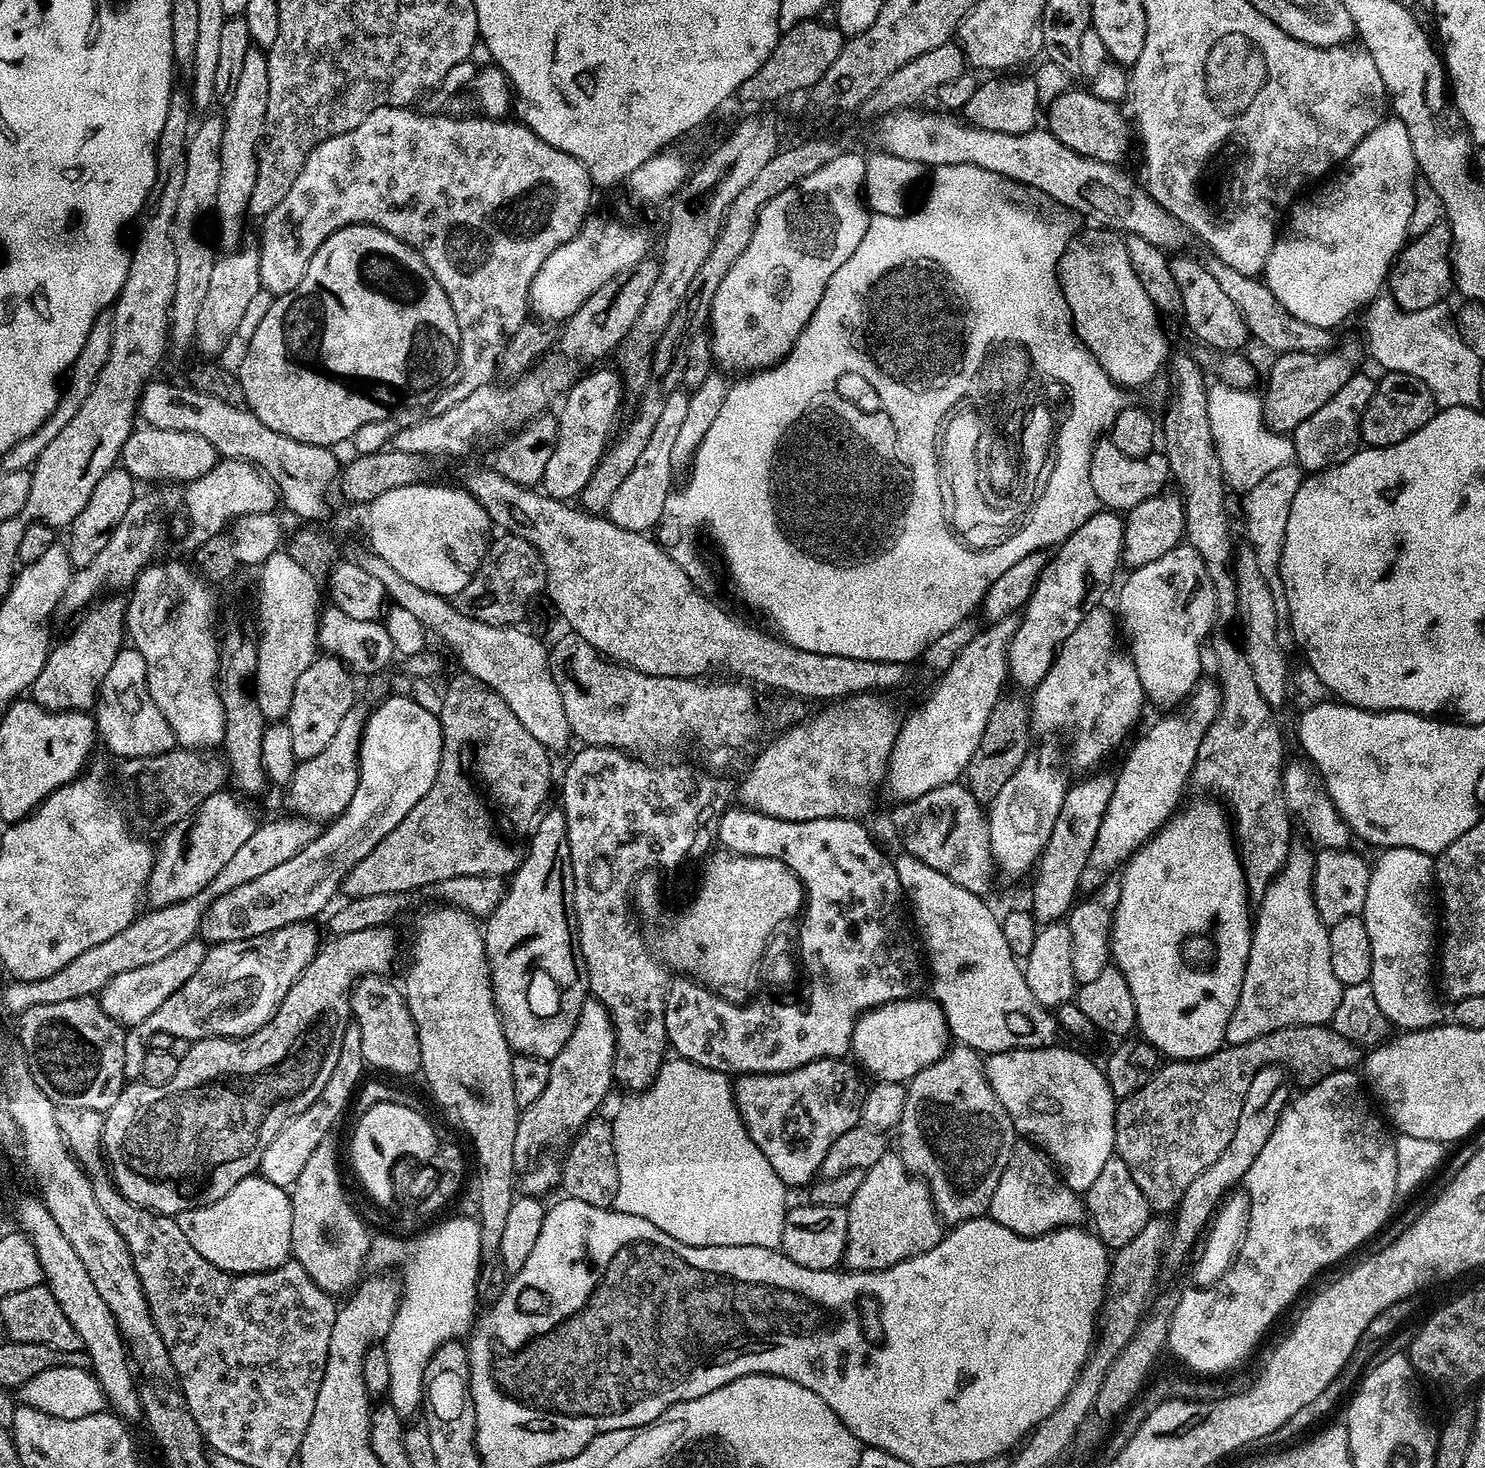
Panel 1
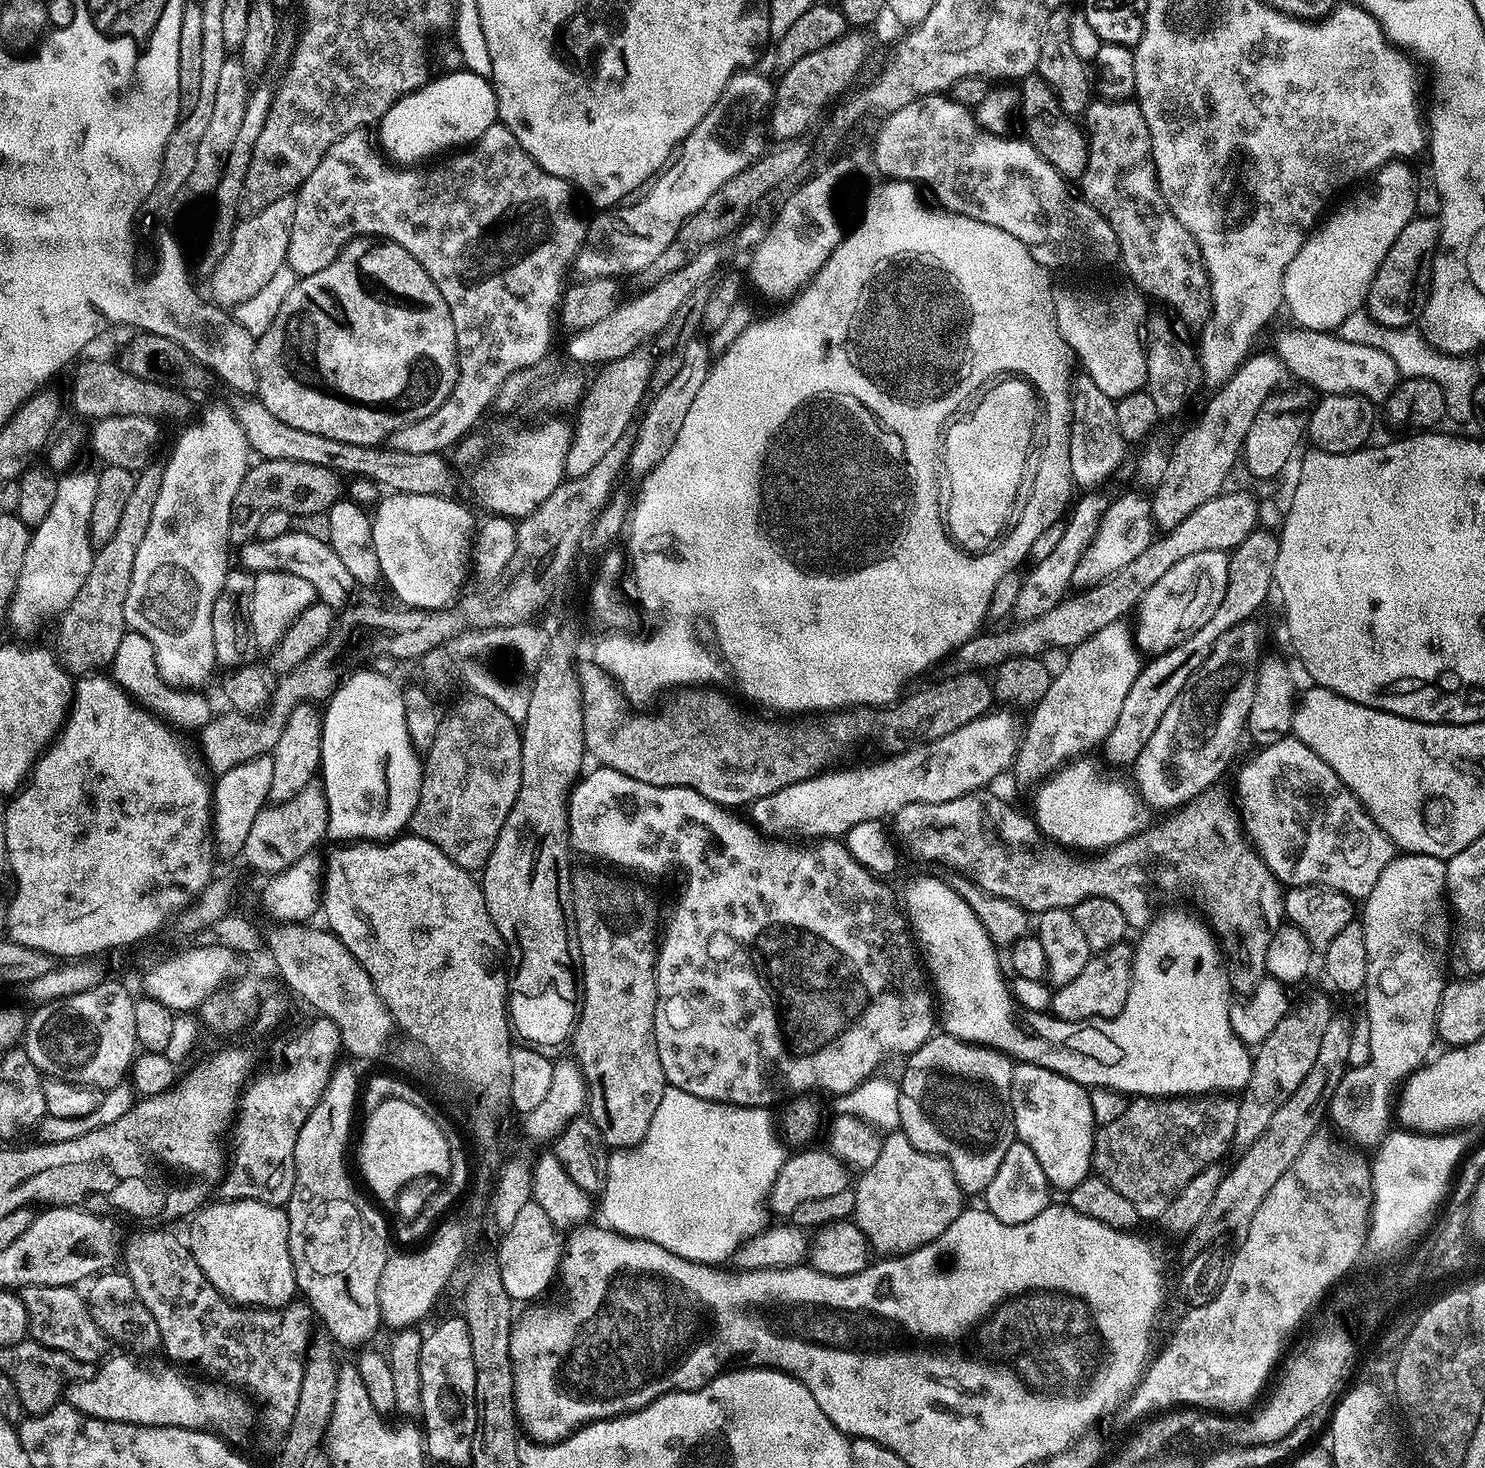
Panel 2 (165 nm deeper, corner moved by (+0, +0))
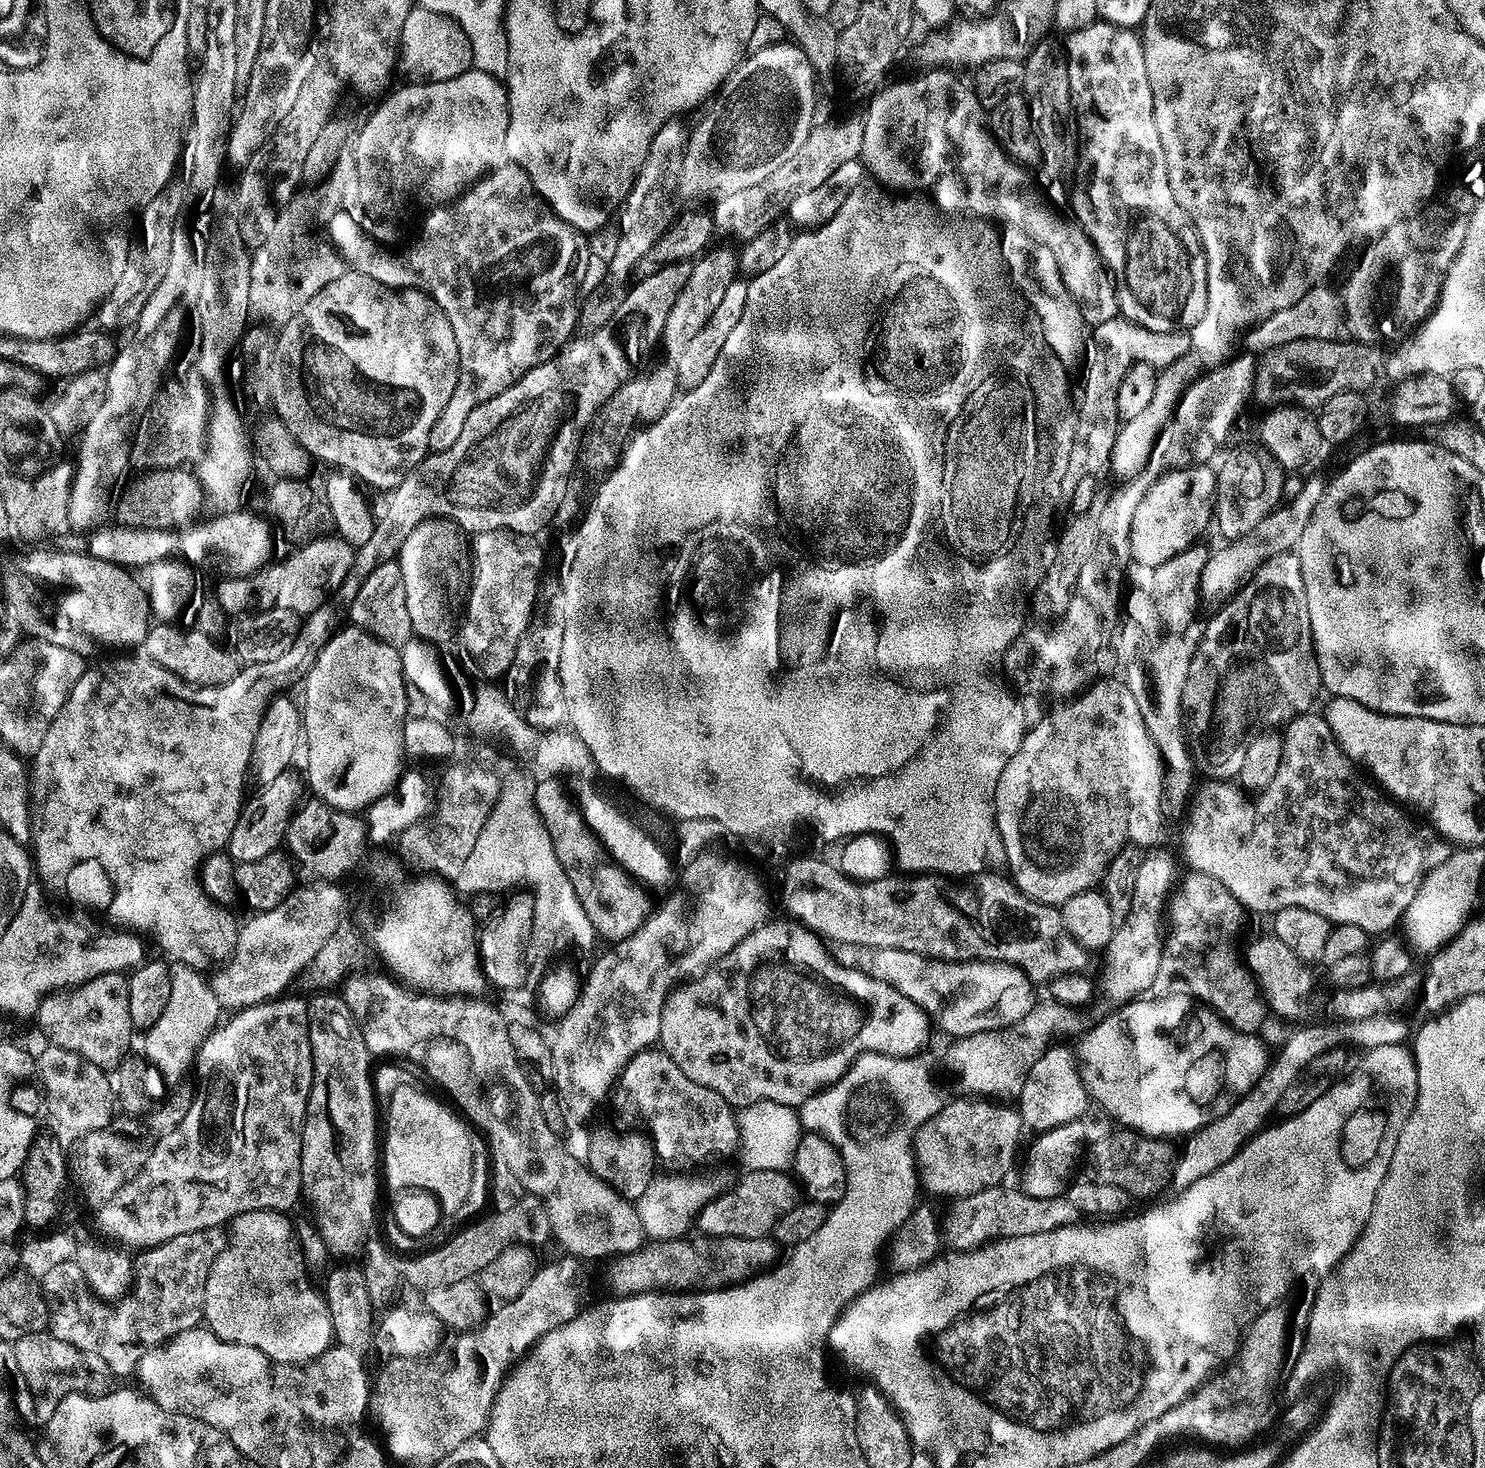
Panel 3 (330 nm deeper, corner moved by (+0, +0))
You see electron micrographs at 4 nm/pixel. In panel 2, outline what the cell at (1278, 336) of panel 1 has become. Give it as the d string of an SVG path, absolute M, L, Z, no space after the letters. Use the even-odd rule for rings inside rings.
M1297 327L1284 333L1274 347L1275 355L1283 361L1285 369L1304 384L1317 388L1324 396L1360 396L1373 402L1387 401L1402 377L1389 354L1372 346L1341 340L1332 332L1315 332Z

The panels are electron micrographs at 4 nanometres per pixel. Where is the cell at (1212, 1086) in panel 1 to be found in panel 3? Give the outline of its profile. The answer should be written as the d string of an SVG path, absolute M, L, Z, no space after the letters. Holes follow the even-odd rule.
M1131 1130L1113 1131L1104 1138L1092 1142L1087 1149L1086 1158L1088 1156L1088 1164L1092 1167L1090 1178L1095 1185L1121 1187L1133 1199L1150 1198L1160 1193L1166 1186L1169 1187L1176 1159L1176 1150L1169 1144L1171 1143L1167 1139L1142 1136Z

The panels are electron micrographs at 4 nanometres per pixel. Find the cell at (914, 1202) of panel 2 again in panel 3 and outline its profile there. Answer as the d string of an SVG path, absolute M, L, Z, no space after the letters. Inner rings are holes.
M956 1098L953 1104L945 1103L939 1112L934 1113L911 1137L910 1148L916 1151L914 1168L918 1173L919 1183L928 1192L936 1196L959 1198L978 1194L987 1188L995 1188L1001 1183L1000 1174L1004 1148L1008 1148L1022 1133L1022 1121L1015 1107L1002 1108L1001 1103L987 1102L980 1098Z

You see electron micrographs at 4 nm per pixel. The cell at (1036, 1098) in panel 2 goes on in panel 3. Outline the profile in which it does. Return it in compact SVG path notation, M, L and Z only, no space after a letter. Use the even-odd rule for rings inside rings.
M1053 1046L1043 1056L1039 1056L1018 1093L1018 1111L1023 1127L1033 1128L1036 1134L1080 1118L1085 1113L1084 1107L1090 1104L1090 1097L1080 1083L1071 1057L1067 1057L1065 1050L1060 1047Z

